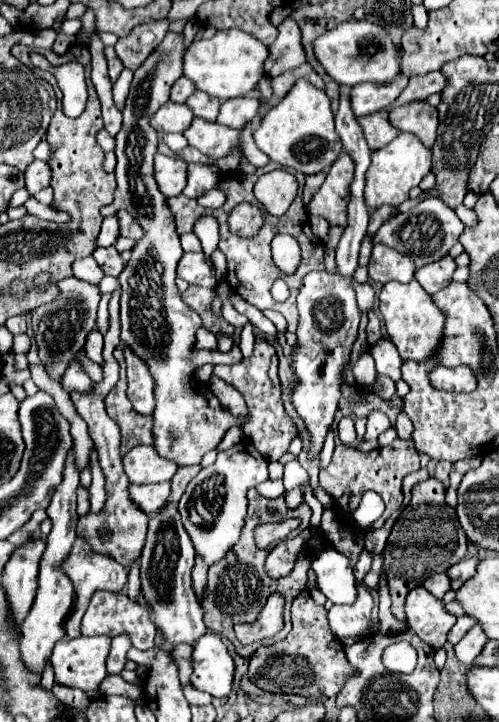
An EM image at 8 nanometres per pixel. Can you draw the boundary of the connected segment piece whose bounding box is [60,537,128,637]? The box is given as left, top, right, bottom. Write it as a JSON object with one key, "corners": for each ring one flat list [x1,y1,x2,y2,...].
{"corners":[[76,537,74,545,72,545,72,549,70,549,70,553,68,553,68,557,62,561,60,567,62,567,64,575,72,581,74,593,76,593,72,613,70,613,68,621,66,621,66,633,68,633,68,637,80,637,80,619,84,617,84,611,86,611,86,607,88,607,88,599,92,597,92,593,98,591,98,589,122,591,124,585,126,585,126,579,128,579,128,571,126,571,120,563,116,563,112,557,94,553,94,551,90,549,90,545,88,545,84,539,80,539,80,537]]}

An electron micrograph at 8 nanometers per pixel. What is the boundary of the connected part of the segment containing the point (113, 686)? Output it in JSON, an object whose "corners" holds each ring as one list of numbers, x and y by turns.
{"corners":[[106,675,104,681,100,683,100,691,106,695,120,695,120,693,128,695,128,697,132,697,134,703,140,703,140,697,142,697,142,689,126,683,120,675]]}

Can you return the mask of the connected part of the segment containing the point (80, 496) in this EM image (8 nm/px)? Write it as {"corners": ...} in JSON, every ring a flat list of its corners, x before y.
{"corners":[[81,485,76,490,77,493,77,514,79,517,85,515,90,508,88,490,84,489]]}

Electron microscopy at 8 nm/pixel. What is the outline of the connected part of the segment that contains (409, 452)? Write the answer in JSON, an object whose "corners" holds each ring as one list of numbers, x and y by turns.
{"corners":[[394,439,390,445,378,447,370,453,360,453,354,447,338,445,334,449,332,463,320,471,320,485,332,495,334,507,338,511,336,515,338,515,340,523,344,523,344,525,348,525,348,513,352,513,358,507,362,493,368,489,376,491,386,503,386,511,382,513,382,517,372,527,372,529,378,529,392,515,392,511,396,511,400,507,400,503,402,503,402,479,416,469,420,469,420,457,414,451,412,443,404,443,402,439]]}

